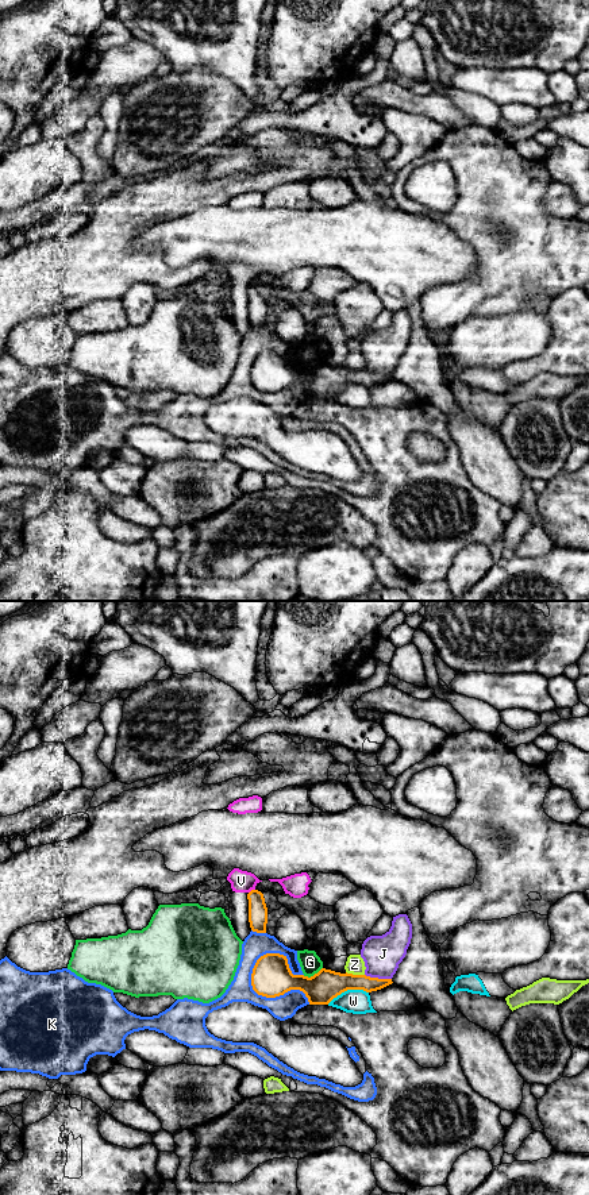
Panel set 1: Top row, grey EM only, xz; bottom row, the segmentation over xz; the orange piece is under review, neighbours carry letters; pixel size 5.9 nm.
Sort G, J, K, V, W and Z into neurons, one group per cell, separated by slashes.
G / J / K / V / W / Z

